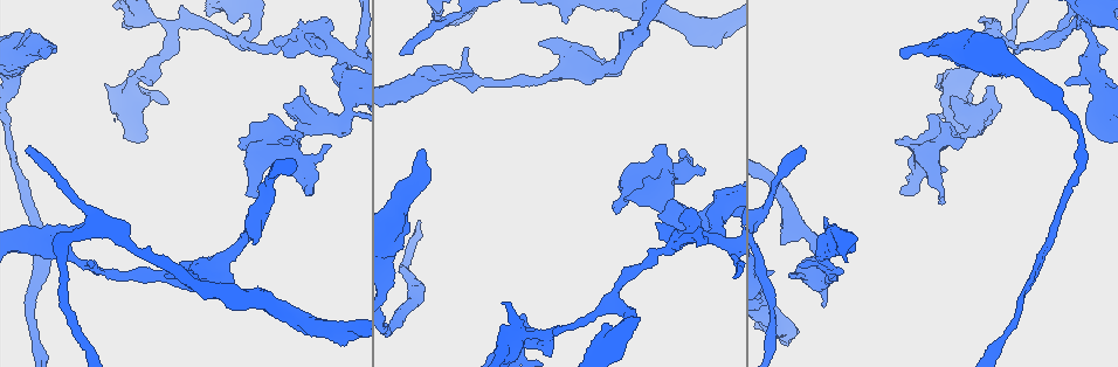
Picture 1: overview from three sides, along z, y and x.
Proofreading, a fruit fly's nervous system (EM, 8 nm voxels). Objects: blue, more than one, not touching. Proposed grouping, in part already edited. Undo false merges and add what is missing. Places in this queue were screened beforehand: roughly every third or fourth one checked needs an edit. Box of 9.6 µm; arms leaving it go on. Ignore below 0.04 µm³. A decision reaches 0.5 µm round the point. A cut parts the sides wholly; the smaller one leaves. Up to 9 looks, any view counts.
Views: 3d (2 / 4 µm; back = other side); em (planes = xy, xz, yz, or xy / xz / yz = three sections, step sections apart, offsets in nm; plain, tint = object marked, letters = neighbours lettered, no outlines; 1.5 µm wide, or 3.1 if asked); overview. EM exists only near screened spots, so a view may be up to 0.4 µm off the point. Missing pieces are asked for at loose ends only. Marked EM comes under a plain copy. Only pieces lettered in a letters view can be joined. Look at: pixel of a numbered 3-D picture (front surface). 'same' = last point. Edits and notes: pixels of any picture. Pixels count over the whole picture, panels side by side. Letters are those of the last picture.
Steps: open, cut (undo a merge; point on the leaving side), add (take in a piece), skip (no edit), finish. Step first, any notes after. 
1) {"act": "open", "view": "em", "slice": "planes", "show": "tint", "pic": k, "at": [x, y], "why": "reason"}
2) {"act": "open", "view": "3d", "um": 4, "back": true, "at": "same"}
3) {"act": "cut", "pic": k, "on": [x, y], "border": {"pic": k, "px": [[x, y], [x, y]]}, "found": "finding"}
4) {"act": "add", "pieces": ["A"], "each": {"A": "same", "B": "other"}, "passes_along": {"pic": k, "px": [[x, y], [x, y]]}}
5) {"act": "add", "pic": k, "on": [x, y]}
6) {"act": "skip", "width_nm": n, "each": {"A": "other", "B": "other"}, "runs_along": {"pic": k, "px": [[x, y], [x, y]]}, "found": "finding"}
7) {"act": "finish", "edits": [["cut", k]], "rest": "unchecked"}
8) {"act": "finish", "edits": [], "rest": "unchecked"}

{"act": "open", "view": "em", "slice": "planes", "show": "letters", "pic": 1, "at": [268, 113], "why": "branch stops here"}

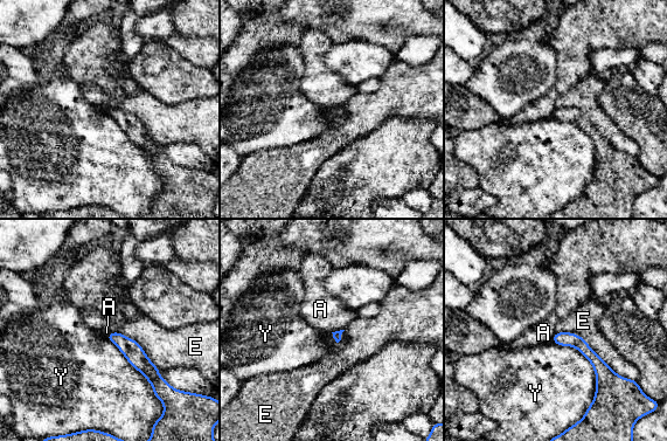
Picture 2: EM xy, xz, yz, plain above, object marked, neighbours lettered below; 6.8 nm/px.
{"act": "skip", "each": {"A": "other", "E": "other", "Y": "other"}, "runs_along": {"pic": 2, "px": [[556, 337], [576, 340], [611, 373]]}, "found": "none of them fits"}

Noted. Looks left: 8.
{"act": "open", "view": "3d", "um": 2, "pic": 1, "at": [794, 278], "why": "thin end"}

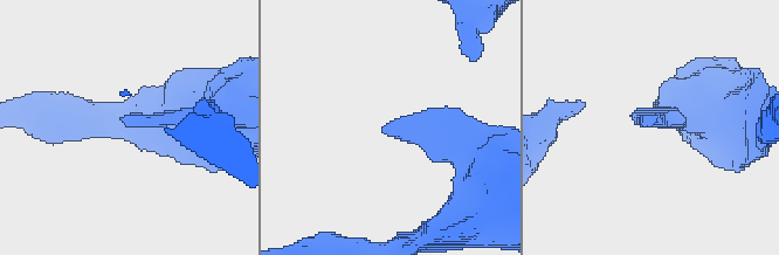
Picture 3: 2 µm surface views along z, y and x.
{"act": "open", "view": "em", "slice": "planes", "show": "tint", "pic": 3, "at": [121, 118]}

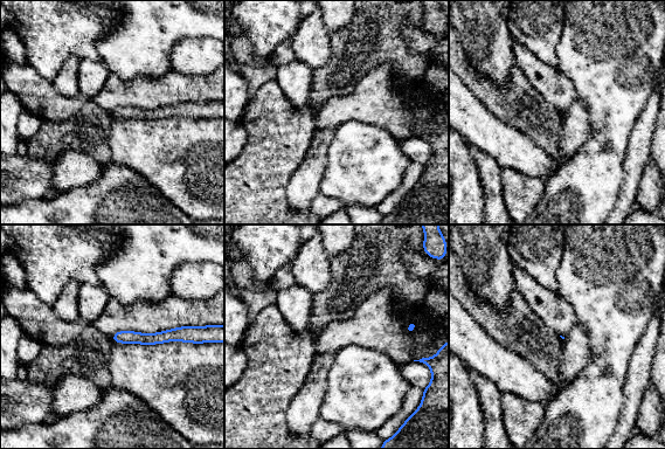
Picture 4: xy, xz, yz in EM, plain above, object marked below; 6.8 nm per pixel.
{"act": "open", "view": "em", "slice": "planes", "show": "letters", "at": "same", "why": "what lies round it"}

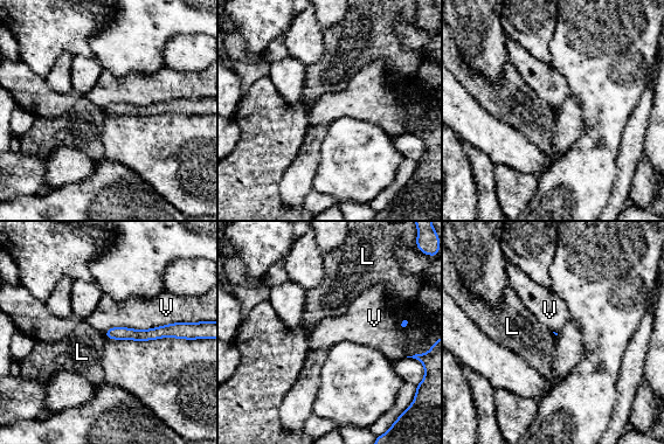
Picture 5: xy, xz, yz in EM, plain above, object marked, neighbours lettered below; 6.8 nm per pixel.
{"act": "skip", "each": {"L": "other", "V": "other"}, "found": "no lettered piece goes on from it"}

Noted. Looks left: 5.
{"act": "open", "view": "em", "slice": "xy", "step": 4, "show": "tint", "pic": 1, "at": [763, 206], "why": "sudden change in width"}

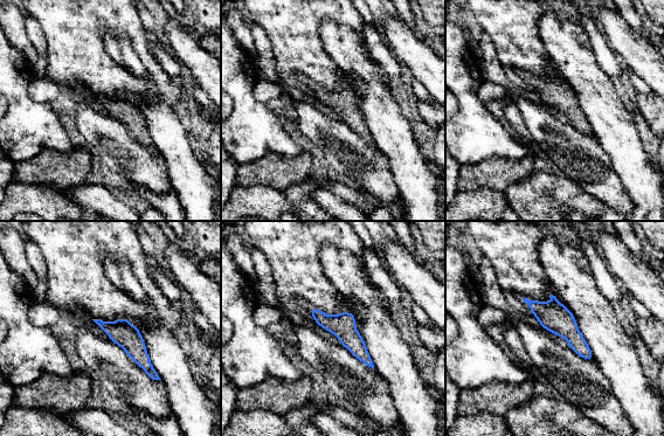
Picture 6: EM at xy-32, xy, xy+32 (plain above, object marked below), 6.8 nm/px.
{"act": "open", "view": "em", "slice": "planes", "show": "letters", "at": "same"}

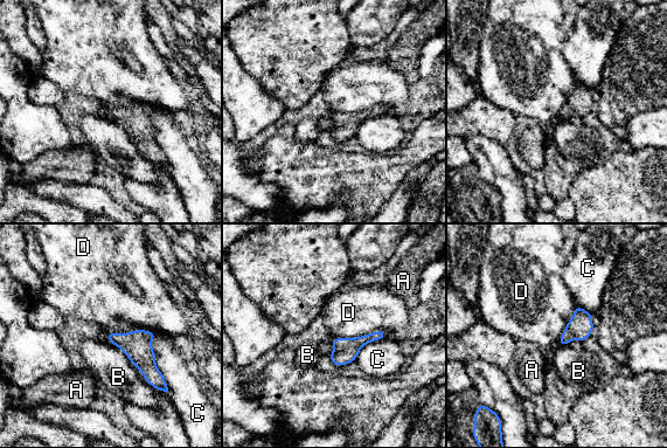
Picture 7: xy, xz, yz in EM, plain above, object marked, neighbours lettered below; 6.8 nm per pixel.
{"act": "skip", "width_nm": 160, "each": {"A": "other", "B": "other", "C": "other", "D": "other"}, "found": "continuous, no second neuron"}

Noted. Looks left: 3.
{"act": "open", "view": "3d", "um": 4, "pic": 1, "at": [50, 53], "why": "branch stops here"}

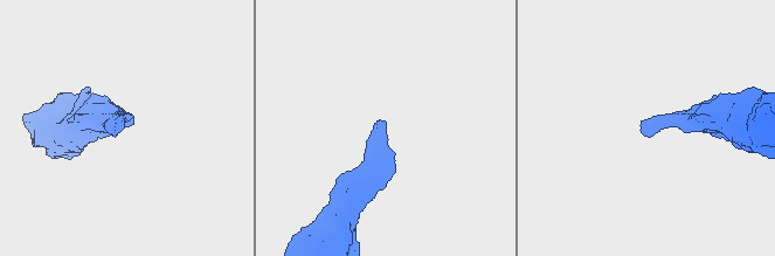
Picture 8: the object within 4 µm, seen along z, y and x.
{"act": "open", "view": "em", "slice": "planes", "show": "letters", "pic": 8, "at": [120, 125], "why": "shape alone is not enough"}

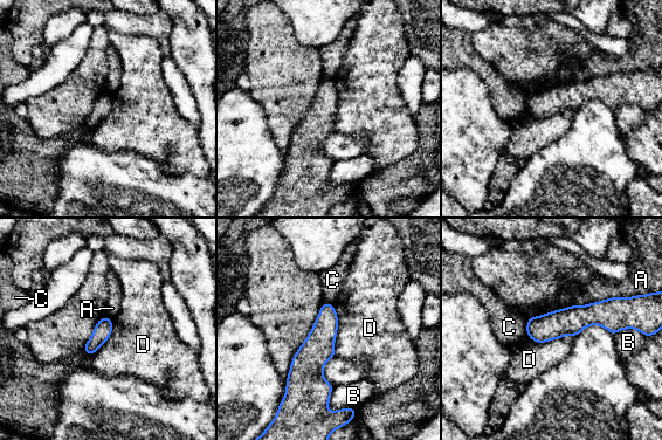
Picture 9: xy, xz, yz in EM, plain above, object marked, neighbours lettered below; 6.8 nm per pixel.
{"act": "skip", "each": {"A": "other", "B": "other", "C": "other", "D": "other"}, "found": "none of them fits"}

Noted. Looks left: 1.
{"act": "finish", "edits": [], "rest": "unchecked"}

